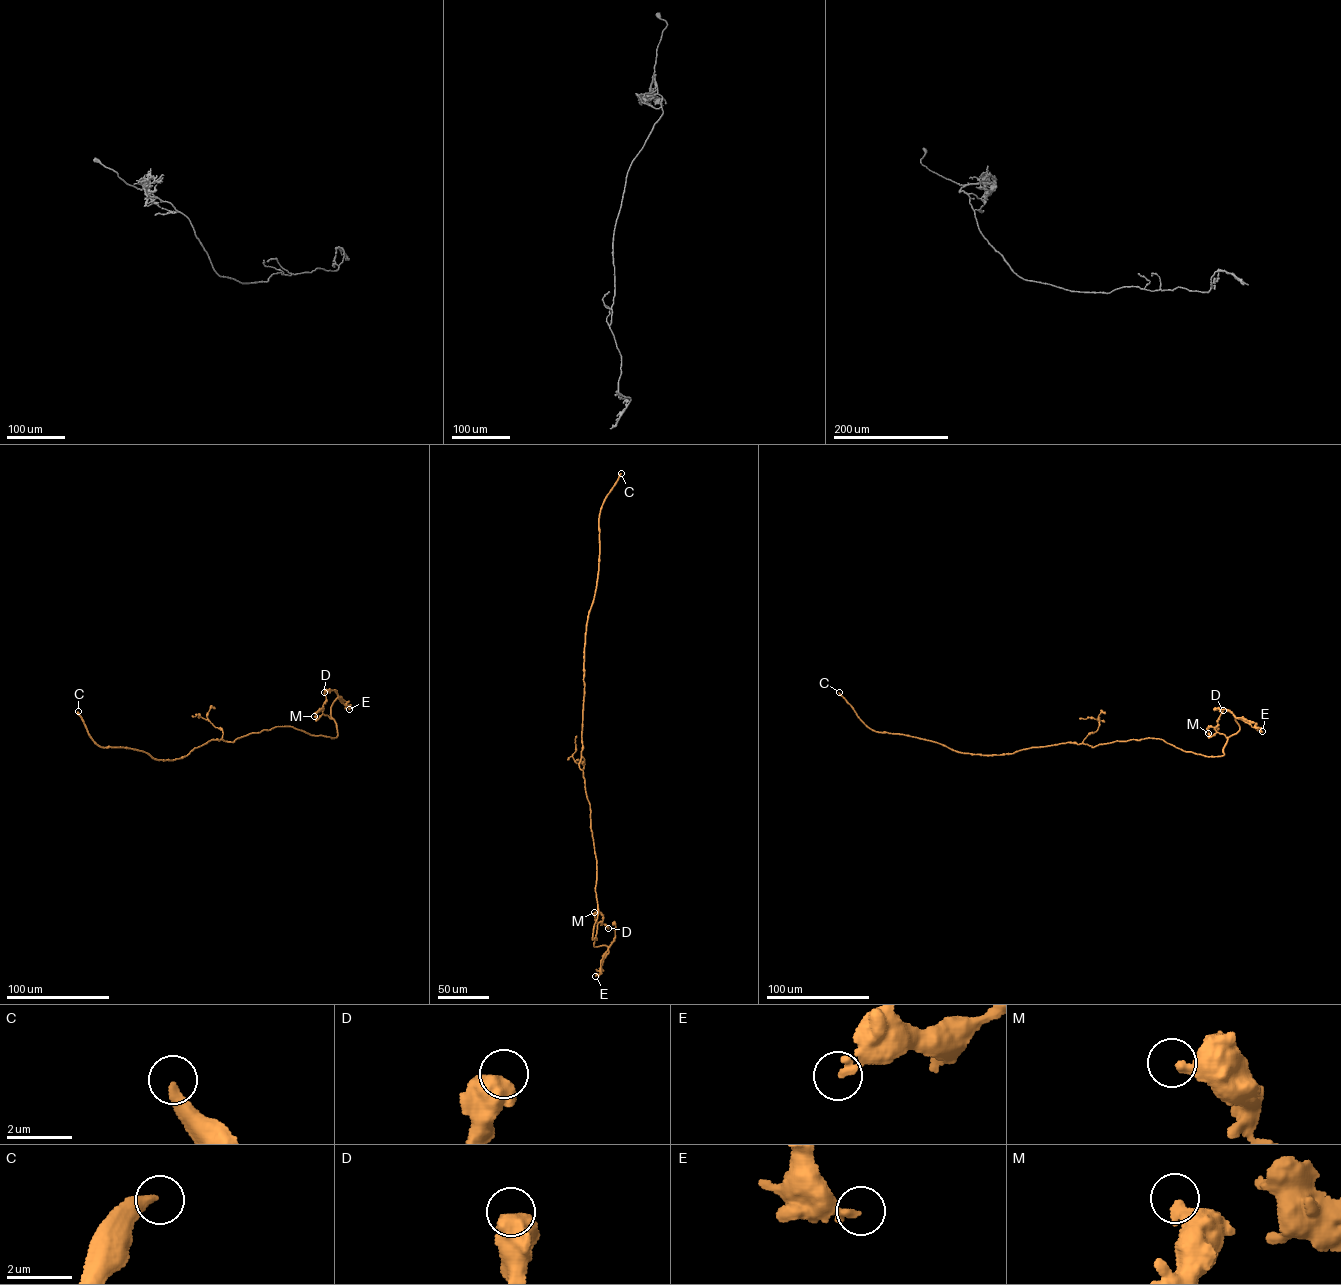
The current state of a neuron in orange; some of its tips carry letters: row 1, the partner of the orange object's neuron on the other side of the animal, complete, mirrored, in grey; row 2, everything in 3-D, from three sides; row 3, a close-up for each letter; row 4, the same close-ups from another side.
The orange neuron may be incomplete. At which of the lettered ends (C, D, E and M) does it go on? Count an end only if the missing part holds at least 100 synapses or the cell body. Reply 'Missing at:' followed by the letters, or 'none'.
Missing at: C

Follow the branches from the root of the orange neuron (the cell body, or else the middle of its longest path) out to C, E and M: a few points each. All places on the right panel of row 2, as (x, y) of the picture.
C: (1074, 743), (997, 755), (956, 752), (931, 741), (872, 730), (839, 692)
E: (1074, 743), (1093, 747), (1159, 738), (1185, 751), (1218, 756), (1239, 730), (1236, 718), (1262, 731)
M: (1074, 743), (1093, 747), (1159, 738), (1185, 751), (1223, 755), (1227, 738), (1208, 733)

